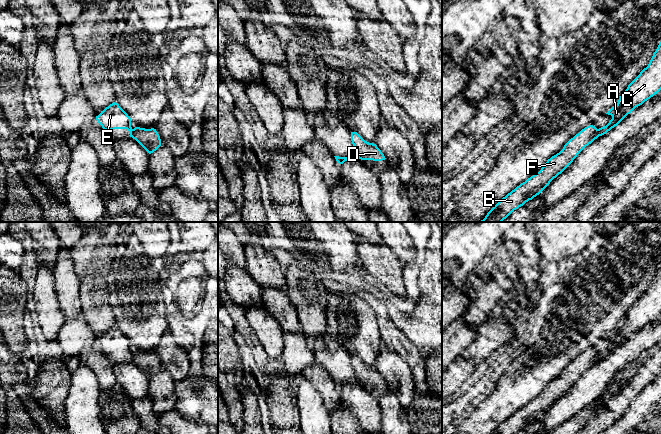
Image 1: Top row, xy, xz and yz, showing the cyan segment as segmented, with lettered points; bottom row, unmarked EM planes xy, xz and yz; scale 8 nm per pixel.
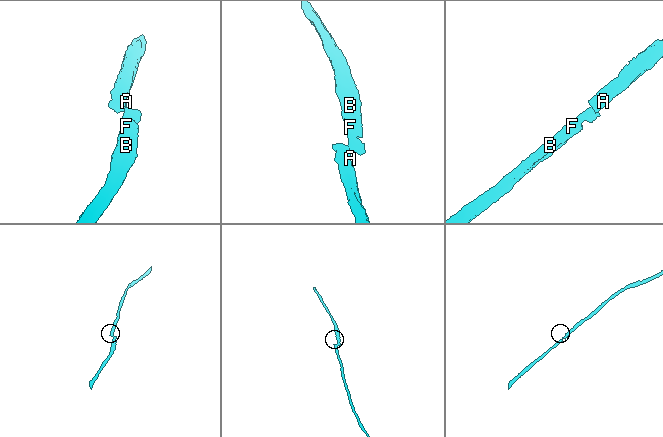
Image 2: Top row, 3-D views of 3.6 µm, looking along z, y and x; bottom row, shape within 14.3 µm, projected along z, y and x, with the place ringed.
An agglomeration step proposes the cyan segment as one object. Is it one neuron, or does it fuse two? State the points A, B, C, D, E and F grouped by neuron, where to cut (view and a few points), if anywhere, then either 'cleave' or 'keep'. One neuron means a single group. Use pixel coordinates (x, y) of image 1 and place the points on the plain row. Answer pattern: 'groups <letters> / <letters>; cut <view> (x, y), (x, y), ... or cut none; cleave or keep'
groups A C E / B D F; cut xy (133, 353), (131, 360); cleave

